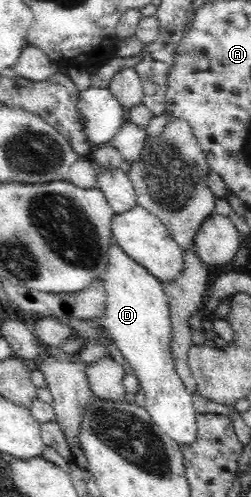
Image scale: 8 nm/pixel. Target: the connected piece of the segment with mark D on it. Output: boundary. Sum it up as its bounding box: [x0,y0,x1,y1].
[101,242,198,448]

